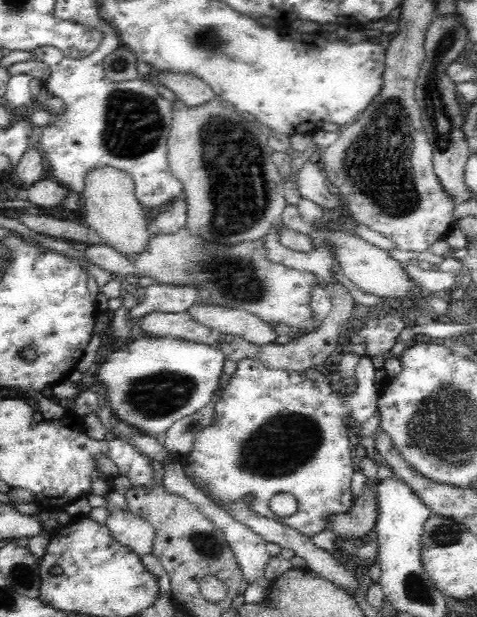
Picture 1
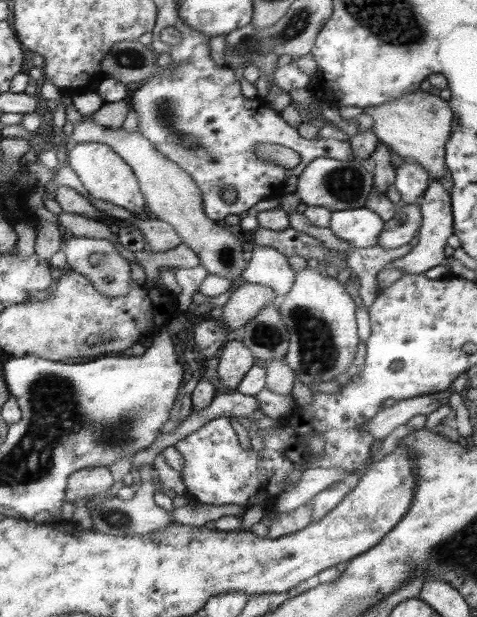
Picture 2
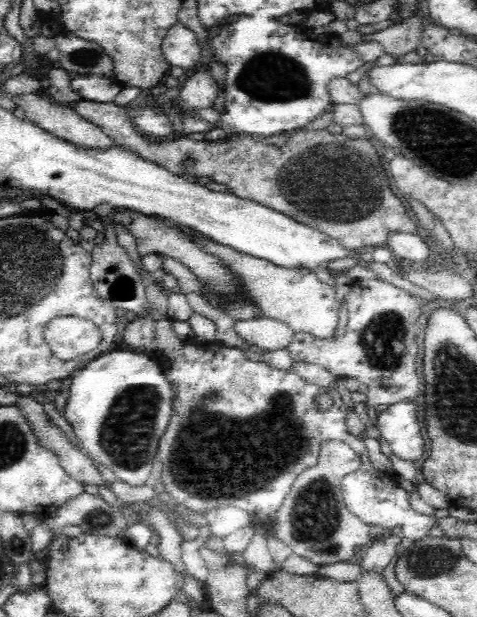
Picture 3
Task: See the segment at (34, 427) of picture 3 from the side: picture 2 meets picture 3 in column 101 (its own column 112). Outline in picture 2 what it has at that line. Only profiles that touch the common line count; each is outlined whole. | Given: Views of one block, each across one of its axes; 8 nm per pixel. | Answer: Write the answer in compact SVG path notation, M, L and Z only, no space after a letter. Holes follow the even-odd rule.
M85 468L71 476L65 496L67 503L87 500L94 494L107 492L115 484L115 476L109 468Z

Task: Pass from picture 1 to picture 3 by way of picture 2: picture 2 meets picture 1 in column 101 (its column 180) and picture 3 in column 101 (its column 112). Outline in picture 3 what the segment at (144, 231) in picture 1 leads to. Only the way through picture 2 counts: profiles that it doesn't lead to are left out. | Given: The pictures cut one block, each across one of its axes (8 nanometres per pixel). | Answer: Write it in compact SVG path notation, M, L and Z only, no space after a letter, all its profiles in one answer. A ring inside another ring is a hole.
M42 94L7 96L12 99L16 107L24 110L26 120L64 140L90 148L105 149L113 145L111 136L108 136L99 126L80 116L80 113L74 109L64 108Z

